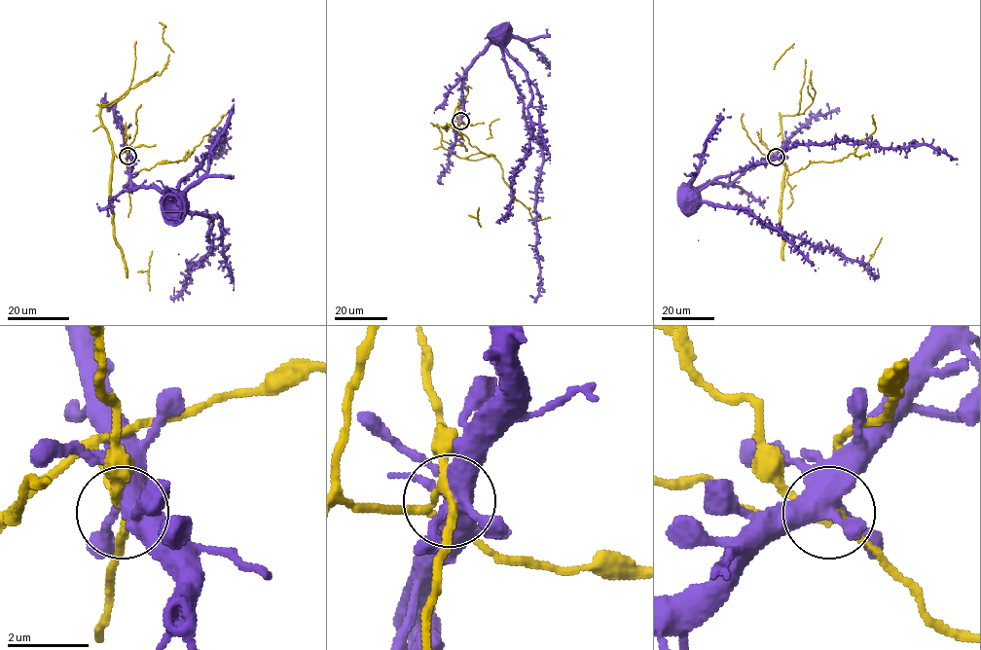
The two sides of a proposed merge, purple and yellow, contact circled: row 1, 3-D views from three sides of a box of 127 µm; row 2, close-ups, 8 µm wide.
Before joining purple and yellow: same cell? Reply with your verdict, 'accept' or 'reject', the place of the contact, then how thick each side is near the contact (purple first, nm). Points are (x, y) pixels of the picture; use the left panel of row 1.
reject; place (127, 156); calibres 460 and 160 nm

